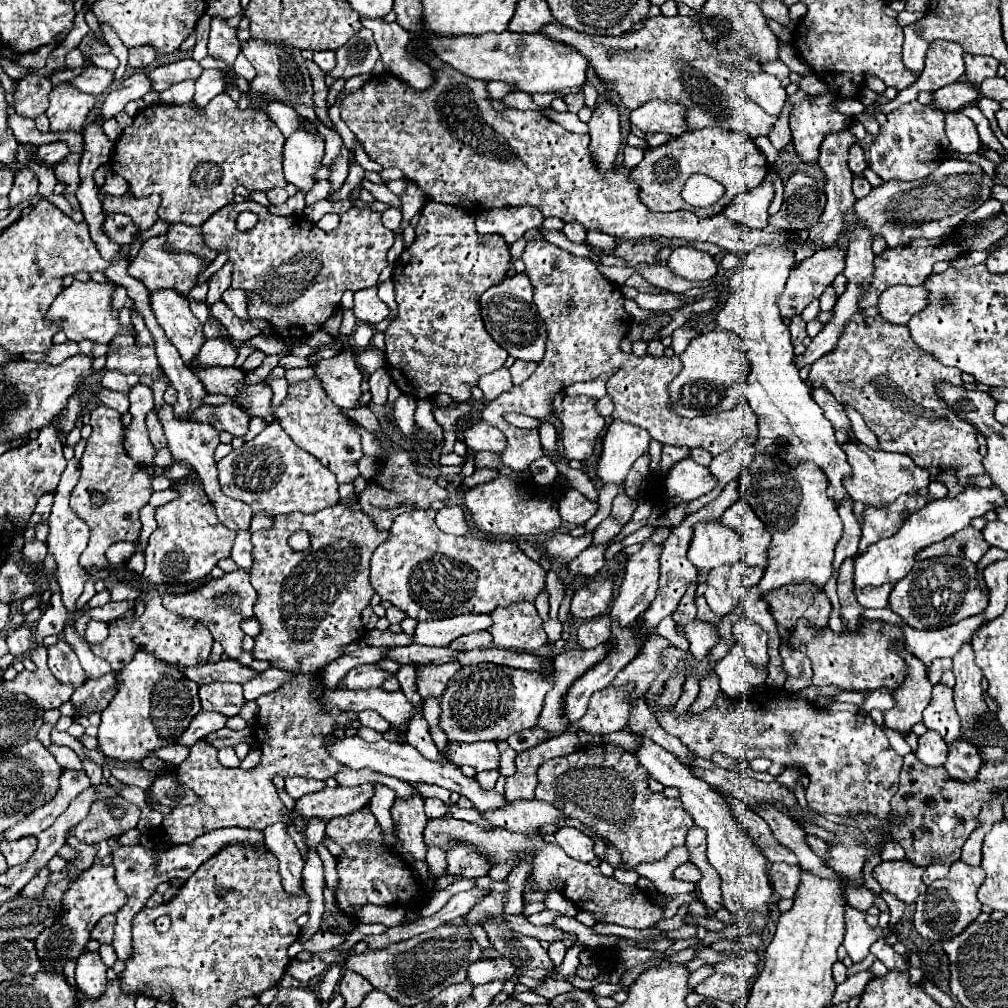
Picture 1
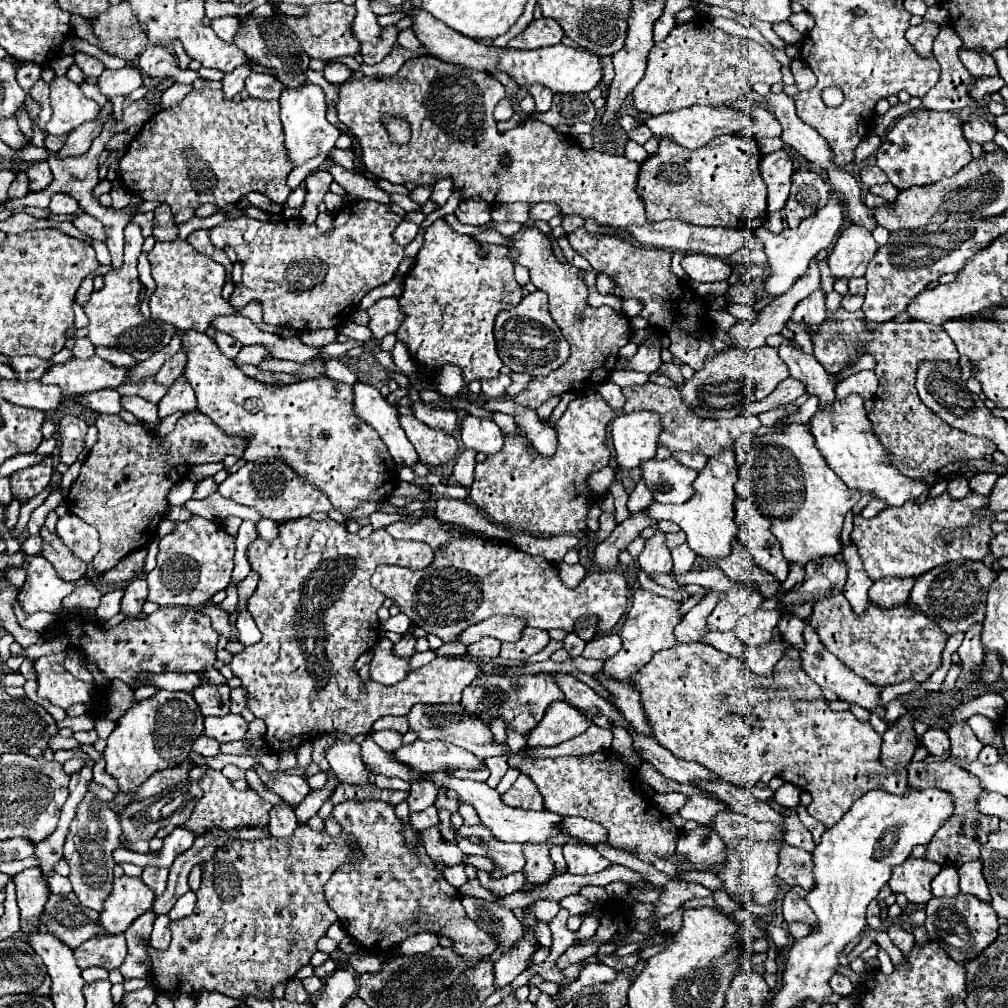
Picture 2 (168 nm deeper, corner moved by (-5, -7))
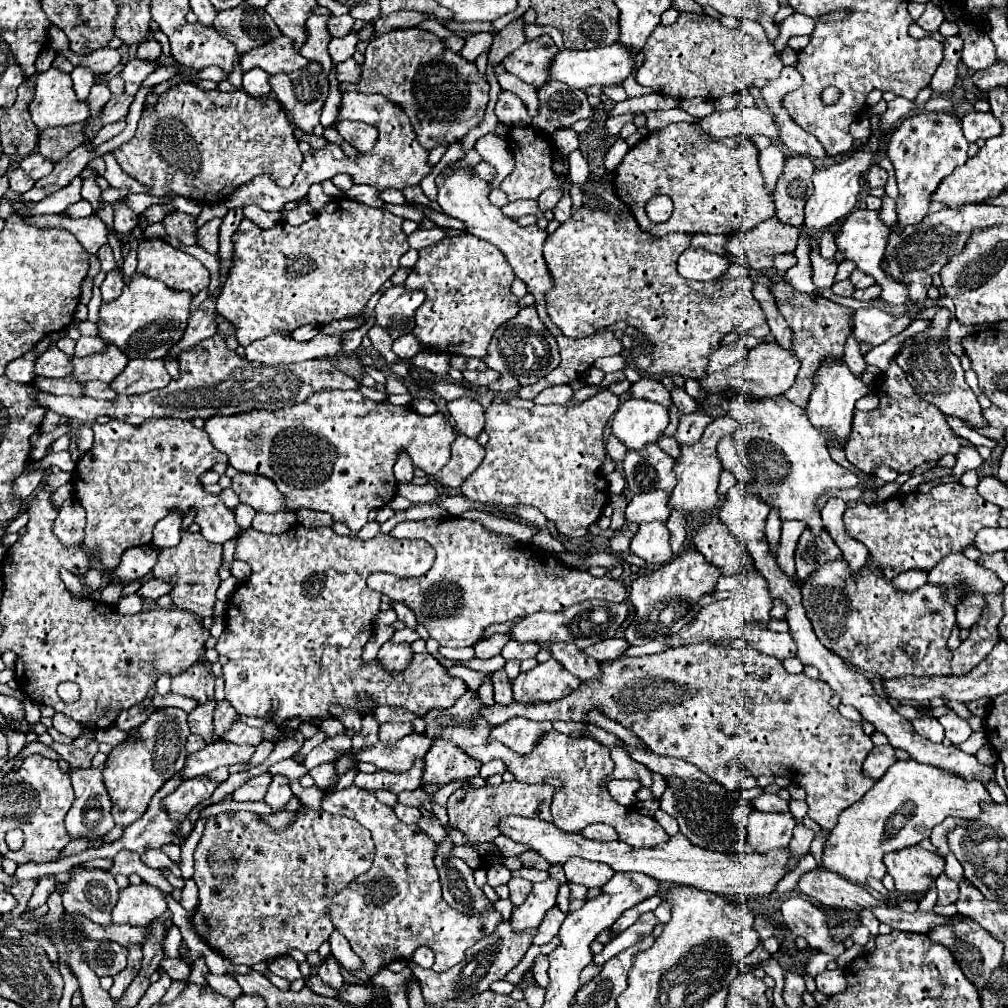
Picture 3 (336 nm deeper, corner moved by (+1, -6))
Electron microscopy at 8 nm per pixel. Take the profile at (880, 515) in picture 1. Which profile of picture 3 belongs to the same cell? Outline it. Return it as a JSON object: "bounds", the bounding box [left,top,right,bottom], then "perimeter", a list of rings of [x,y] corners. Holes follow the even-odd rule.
{"bounds":[845,483,1001,579],"perimeter":[[[945,483],[935,485],[929,493],[897,493],[889,497],[887,501],[875,503],[875,505],[855,505],[845,511],[845,527],[849,535],[857,541],[861,541],[871,555],[871,563],[879,565],[885,573],[885,579],[893,579],[903,571],[909,569],[933,569],[943,557],[951,553],[961,553],[967,545],[973,543],[975,535],[983,527],[997,527],[997,521],[1001,517],[1001,507],[987,503],[977,489],[963,487],[961,483]]]}

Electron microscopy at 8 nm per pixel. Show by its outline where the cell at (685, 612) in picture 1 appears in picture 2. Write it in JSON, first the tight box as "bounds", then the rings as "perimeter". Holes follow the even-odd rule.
{"bounds":[671,544,695,574],"perimeter":[[[681,544],[681,546],[677,546],[677,548],[673,548],[671,550],[671,554],[673,554],[673,572],[675,574],[687,574],[691,568],[693,568],[693,564],[695,564],[695,556],[693,556],[693,552],[689,550],[689,546],[687,544]]]}

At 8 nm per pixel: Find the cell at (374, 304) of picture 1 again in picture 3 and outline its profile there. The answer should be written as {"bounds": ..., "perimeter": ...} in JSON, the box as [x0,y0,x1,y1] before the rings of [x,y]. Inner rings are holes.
{"bounds":[377,285,425,339],"perimeter":[[[393,285],[389,287],[377,307],[377,323],[393,337],[399,339],[401,335],[407,335],[415,327],[415,311],[425,301],[423,291],[409,291],[405,285]]]}

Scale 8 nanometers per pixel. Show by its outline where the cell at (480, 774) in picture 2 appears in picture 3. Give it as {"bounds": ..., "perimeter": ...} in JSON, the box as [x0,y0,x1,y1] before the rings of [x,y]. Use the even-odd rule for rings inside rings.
{"bounds":[423,741,481,785],"perimeter":[[[433,741],[431,749],[425,757],[425,773],[423,773],[423,785],[425,783],[441,783],[447,785],[453,779],[467,779],[477,775],[481,769],[481,763],[473,757],[467,757],[457,745],[451,745],[451,741]]]}

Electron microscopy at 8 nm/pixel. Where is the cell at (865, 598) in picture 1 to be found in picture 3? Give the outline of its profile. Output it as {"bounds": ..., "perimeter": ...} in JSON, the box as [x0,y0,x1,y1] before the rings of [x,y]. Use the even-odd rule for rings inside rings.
{"bounds":[893,569,927,591],"perimeter":[[[917,569],[917,571],[907,571],[907,573],[901,573],[899,577],[893,579],[893,585],[901,591],[911,591],[911,589],[919,589],[927,583],[927,571],[923,569]]]}

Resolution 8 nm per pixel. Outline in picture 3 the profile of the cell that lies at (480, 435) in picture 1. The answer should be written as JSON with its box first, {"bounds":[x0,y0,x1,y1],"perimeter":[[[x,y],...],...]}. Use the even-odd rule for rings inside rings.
{"bounds":[447,395,485,439],"perimeter":[[[465,395],[465,397],[453,399],[447,403],[447,409],[449,409],[449,415],[455,419],[457,429],[463,435],[475,439],[483,431],[485,409],[481,407],[481,403],[475,397]]]}

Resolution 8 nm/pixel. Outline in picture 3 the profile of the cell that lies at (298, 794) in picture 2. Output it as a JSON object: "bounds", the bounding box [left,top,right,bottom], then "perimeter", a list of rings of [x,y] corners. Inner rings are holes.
{"bounds":[233,773,271,801],"perimeter":[[[269,773],[257,775],[257,777],[249,779],[247,783],[243,783],[241,787],[237,787],[235,793],[233,793],[233,799],[235,801],[263,801],[269,783],[271,783],[271,775]]]}

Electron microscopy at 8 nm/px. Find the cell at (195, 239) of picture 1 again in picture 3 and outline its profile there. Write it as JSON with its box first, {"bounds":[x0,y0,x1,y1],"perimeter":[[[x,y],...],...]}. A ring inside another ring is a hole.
{"bounds":[197,219,221,255],"perimeter":[[[211,219],[197,231],[199,247],[203,247],[211,255],[217,255],[219,251],[219,227],[221,227],[221,219]]]}

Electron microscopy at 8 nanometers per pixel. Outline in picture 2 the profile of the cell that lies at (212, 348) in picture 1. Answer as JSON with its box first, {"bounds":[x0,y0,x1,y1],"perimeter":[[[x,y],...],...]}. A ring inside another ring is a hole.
{"bounds":[233,346,269,366],"perimeter":[[[243,346],[243,350],[233,358],[233,362],[237,366],[243,366],[243,364],[259,364],[267,354],[269,354],[269,350],[265,346]]]}

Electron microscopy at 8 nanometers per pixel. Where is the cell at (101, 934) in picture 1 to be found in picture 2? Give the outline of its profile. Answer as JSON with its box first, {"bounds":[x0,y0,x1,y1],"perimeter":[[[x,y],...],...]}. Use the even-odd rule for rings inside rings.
{"bounds":[73,934,127,970],"perimeter":[[[101,934],[101,938],[89,938],[89,942],[83,942],[73,950],[77,958],[77,966],[81,970],[89,966],[101,966],[101,968],[117,968],[127,956],[125,936],[123,934]]]}

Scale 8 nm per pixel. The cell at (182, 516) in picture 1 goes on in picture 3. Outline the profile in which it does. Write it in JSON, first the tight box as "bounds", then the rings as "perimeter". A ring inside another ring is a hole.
{"bounds":[153,531,223,617],"perimeter":[[[185,531],[181,533],[181,543],[173,549],[163,549],[159,555],[159,561],[153,569],[153,577],[159,577],[163,581],[175,581],[173,591],[169,593],[175,607],[195,613],[199,617],[211,617],[215,607],[215,591],[219,587],[219,565],[221,565],[221,553],[223,547],[217,543],[209,543],[203,539],[201,533]]]}

